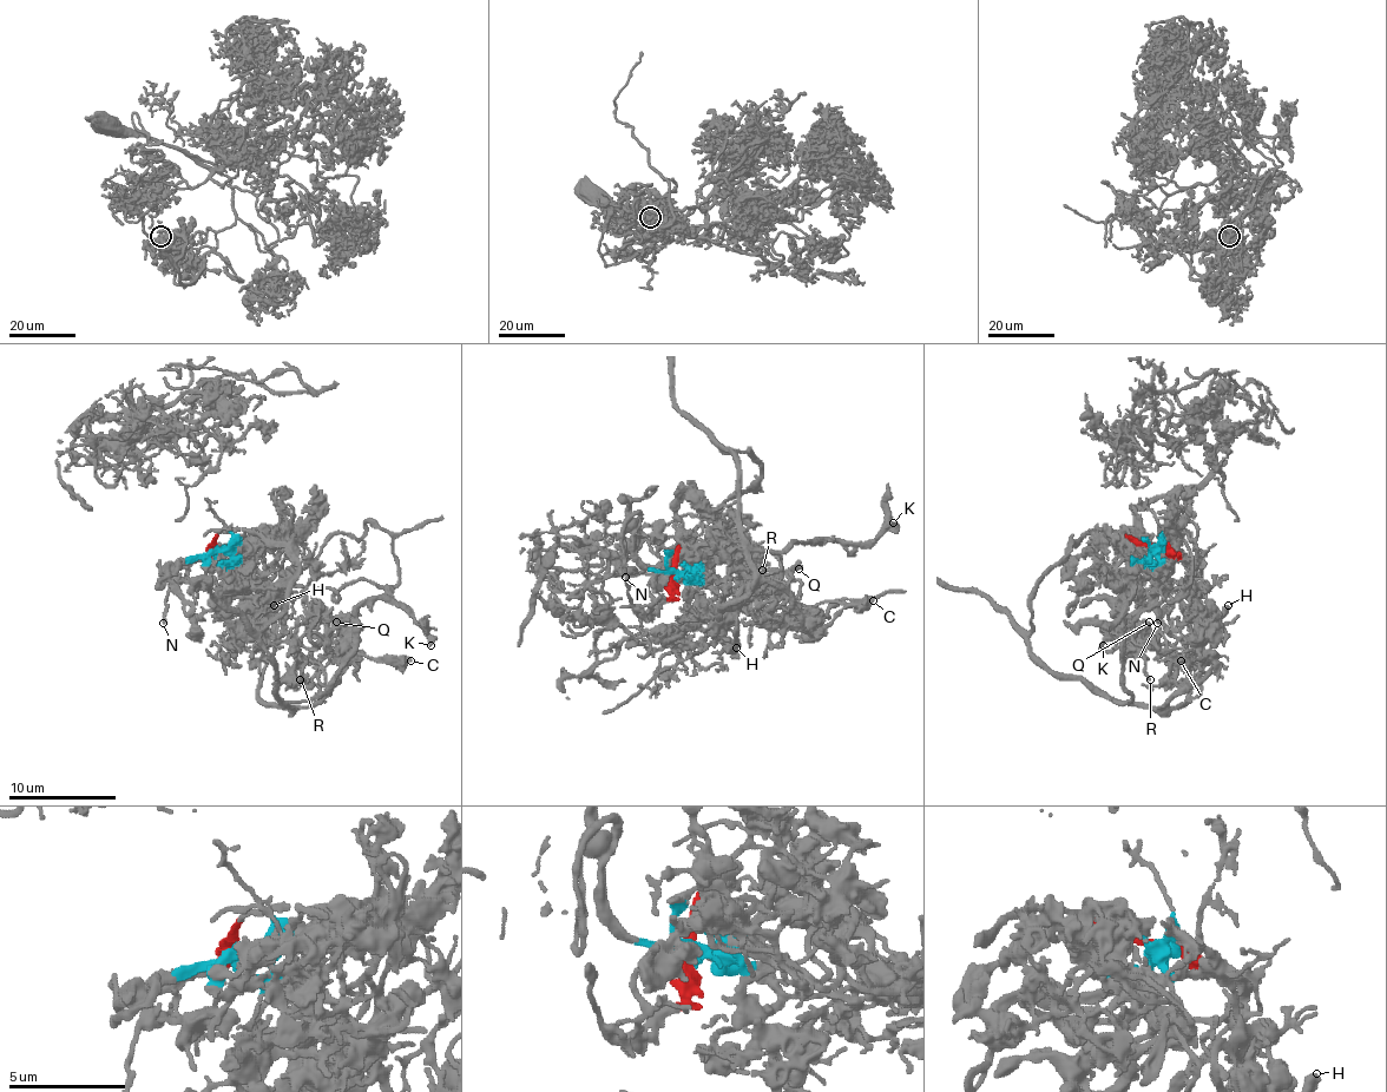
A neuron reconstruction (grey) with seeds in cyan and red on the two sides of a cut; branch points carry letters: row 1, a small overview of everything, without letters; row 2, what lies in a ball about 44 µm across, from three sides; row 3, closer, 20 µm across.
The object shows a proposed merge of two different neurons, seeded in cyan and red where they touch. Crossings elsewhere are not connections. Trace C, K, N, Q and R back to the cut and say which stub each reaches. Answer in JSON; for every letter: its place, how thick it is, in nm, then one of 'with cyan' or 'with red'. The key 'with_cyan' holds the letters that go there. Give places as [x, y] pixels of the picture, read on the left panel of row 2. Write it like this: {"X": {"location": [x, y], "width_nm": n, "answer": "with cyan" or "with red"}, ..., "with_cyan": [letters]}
{"C": {"location": [411, 660], "width_nm": 550, "answer": "with red"}, "K": {"location": [431, 645], "width_nm": 280, "answer": "with red"}, "N": {"location": [163, 623], "width_nm": 240, "answer": "with red"}, "Q": {"location": [336, 622], "width_nm": 320, "answer": "with cyan"}, "R": {"location": [300, 679], "width_nm": 130, "answer": "with cyan"}, "with_cyan": ["Q", "R"]}

